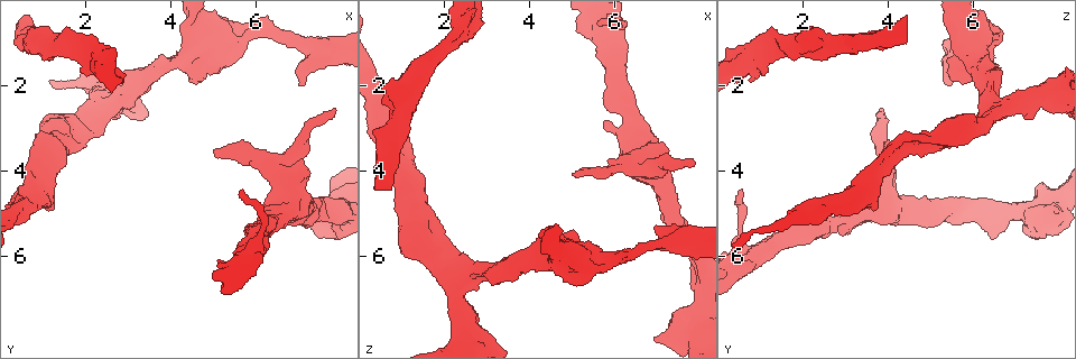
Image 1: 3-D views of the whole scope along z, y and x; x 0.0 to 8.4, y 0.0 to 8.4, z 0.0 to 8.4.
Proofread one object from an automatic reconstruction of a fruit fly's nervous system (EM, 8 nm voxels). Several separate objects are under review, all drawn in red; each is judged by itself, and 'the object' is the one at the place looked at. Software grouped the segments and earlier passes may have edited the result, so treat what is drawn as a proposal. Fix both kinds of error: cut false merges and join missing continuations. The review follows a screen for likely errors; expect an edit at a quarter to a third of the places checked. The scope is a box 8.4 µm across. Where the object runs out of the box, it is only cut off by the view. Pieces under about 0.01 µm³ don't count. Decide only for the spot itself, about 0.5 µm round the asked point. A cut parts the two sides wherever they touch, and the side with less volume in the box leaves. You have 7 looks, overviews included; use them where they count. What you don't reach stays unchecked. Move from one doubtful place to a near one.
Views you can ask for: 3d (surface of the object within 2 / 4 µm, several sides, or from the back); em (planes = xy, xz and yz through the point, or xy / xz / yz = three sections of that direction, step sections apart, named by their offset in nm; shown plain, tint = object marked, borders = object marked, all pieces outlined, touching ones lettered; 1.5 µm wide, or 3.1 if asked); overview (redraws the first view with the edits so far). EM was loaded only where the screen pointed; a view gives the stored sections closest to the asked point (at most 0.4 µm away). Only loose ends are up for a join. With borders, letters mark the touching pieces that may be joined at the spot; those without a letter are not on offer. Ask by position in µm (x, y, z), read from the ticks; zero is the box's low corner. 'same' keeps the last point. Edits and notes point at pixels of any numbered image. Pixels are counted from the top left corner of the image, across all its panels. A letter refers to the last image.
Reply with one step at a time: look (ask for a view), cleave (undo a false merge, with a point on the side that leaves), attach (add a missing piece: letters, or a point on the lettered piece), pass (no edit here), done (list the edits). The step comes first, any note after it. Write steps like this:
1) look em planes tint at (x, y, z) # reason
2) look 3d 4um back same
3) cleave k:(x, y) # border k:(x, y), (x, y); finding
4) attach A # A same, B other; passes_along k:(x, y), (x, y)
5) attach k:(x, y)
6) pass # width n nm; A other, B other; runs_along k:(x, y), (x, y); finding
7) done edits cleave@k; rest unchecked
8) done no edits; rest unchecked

look em planes borders at (7.05, 3.55, 4.00) # sudden change in width

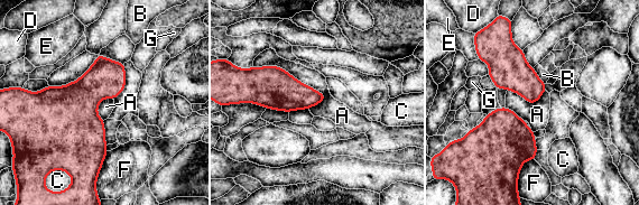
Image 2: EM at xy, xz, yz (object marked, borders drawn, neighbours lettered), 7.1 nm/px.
pass # width 160 nm; A other, B other, C other, D other, E other, F other, G other; border 2:(253, 66), (277, 65), (326, 98); all the same cell

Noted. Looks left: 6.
look em planes borders at (6.05, 0.75, 6.05) # sudden change in width

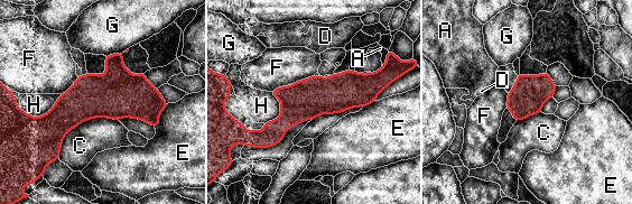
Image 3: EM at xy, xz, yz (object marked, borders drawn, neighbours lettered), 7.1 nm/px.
pass # A other, C other, D other, E other, F other, G other, H other; runs_along 3:(379, 84), (313, 95), (256, 133); continuous, no second cell

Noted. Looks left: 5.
look em planes borders at (2.45, 3.05, 5.90) # stops while still wide

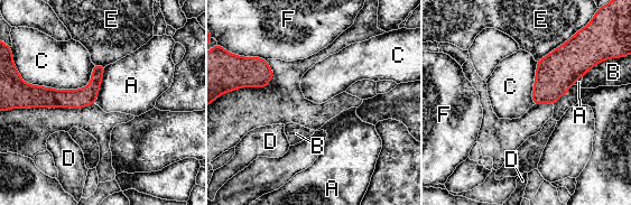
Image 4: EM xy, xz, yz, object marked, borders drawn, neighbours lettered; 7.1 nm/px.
pass # A other, B other, C other, D other, E other, F other; runs_along 4:(101, 68), (81, 98), (31, 94); none of them fits

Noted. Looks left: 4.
done no edits; rest unchecked

